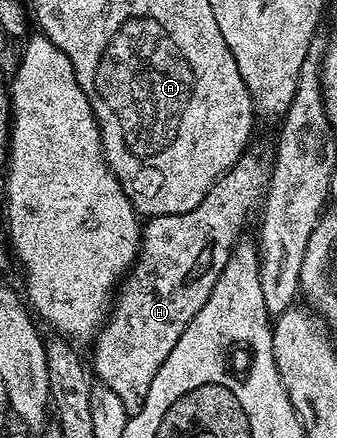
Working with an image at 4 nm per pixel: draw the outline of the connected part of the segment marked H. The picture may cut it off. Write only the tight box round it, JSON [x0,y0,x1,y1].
[89,140,275,414]

